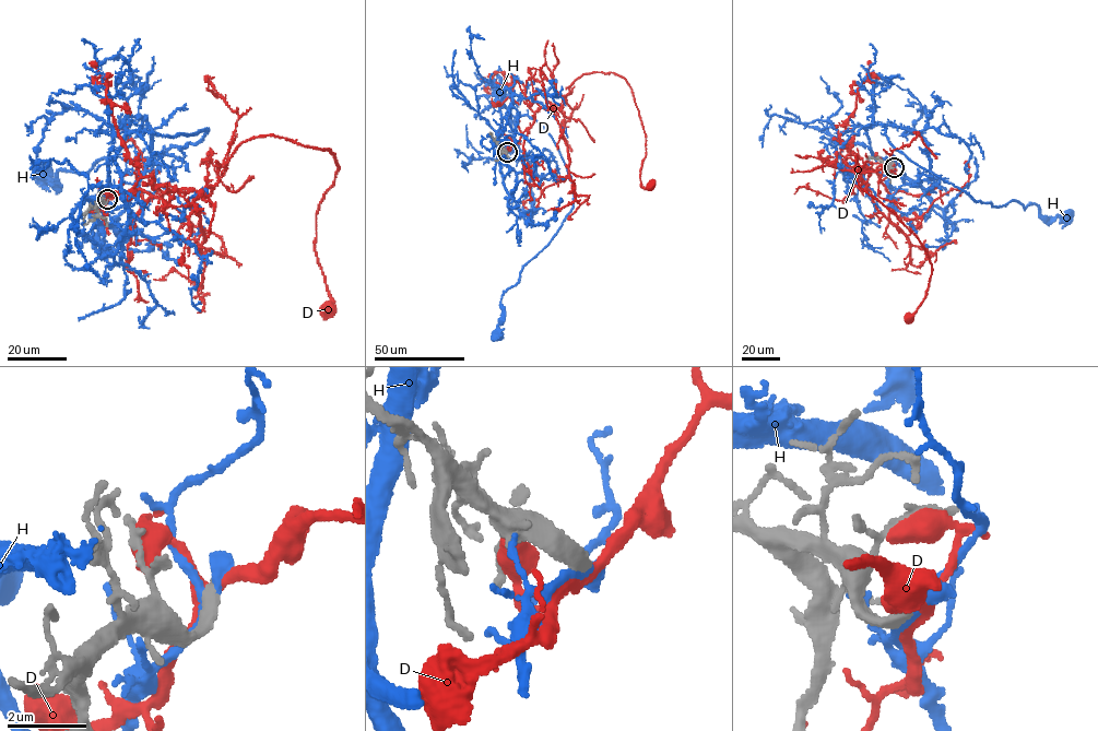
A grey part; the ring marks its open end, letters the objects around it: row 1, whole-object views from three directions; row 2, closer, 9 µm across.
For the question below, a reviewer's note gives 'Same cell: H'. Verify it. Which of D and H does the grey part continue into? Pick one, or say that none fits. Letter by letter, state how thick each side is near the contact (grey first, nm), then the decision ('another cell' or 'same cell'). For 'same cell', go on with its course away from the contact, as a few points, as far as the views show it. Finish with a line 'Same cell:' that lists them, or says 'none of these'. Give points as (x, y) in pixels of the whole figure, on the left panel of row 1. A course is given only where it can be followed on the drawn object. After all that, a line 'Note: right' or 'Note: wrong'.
D: 320 nm thick on the grey side, 240 nm on the other; another cell
H: 360 nm thick on the grey side, 200 nm on the other; another cell
Same cell: none of these
Note: wrong

